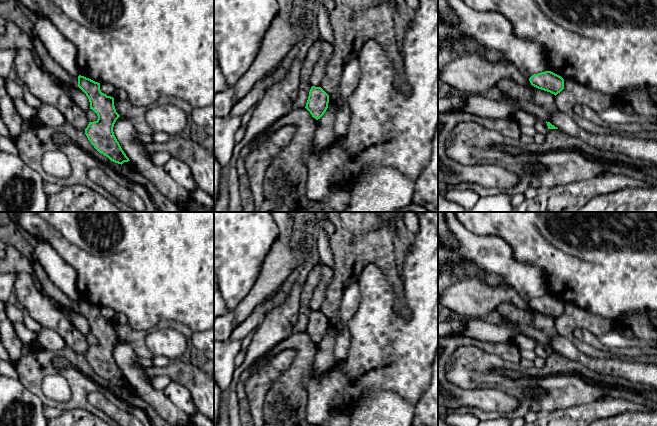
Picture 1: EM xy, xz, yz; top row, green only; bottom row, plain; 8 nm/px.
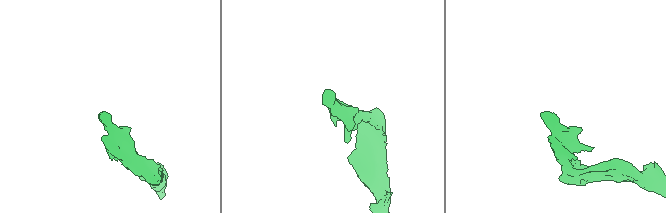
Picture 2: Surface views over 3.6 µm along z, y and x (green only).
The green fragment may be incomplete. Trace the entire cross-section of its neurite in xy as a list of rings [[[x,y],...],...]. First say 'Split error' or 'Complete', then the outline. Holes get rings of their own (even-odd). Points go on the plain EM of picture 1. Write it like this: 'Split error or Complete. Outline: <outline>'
Complete. Outline: [[[81,299],[78,300],[78,311],[88,321],[90,326],[90,333],[92,333],[98,340],[98,343],[94,346],[89,346],[87,352],[85,353],[85,358],[88,364],[99,377],[108,381],[111,385],[121,389],[124,386],[130,385],[122,374],[113,356],[114,348],[116,344],[120,341],[120,339],[116,336],[114,330],[114,322],[111,320],[107,320],[106,318],[101,316],[100,307]]]

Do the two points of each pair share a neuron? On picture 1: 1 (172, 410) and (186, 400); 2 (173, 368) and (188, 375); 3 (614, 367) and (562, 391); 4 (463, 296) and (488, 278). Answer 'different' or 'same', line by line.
1: different
2: same
3: different
4: different

